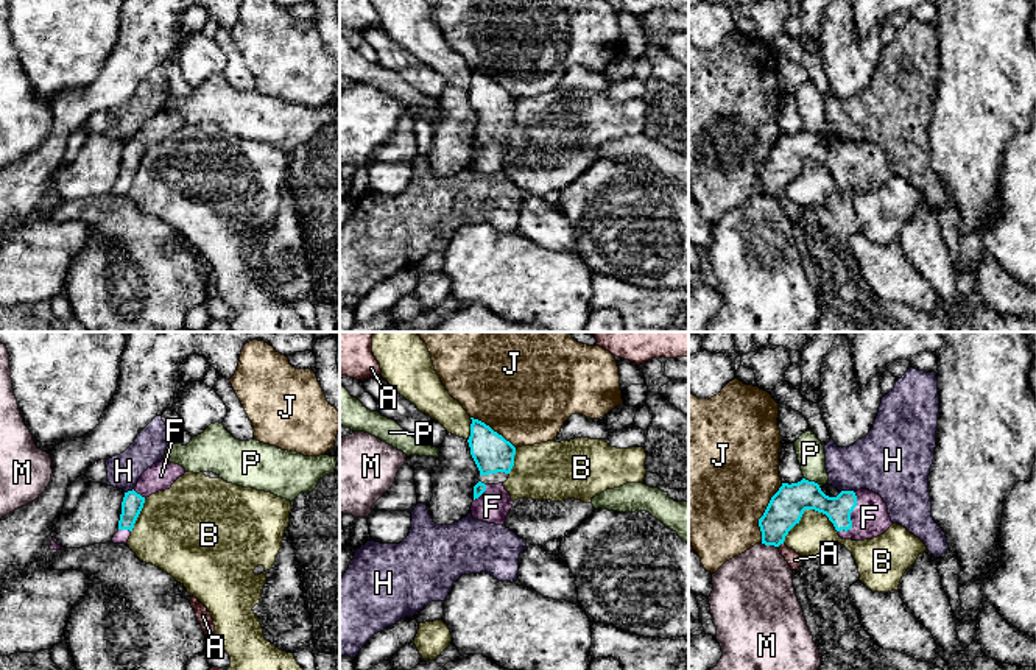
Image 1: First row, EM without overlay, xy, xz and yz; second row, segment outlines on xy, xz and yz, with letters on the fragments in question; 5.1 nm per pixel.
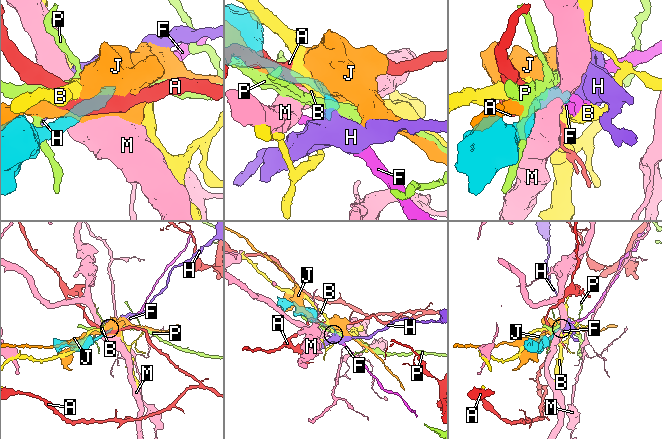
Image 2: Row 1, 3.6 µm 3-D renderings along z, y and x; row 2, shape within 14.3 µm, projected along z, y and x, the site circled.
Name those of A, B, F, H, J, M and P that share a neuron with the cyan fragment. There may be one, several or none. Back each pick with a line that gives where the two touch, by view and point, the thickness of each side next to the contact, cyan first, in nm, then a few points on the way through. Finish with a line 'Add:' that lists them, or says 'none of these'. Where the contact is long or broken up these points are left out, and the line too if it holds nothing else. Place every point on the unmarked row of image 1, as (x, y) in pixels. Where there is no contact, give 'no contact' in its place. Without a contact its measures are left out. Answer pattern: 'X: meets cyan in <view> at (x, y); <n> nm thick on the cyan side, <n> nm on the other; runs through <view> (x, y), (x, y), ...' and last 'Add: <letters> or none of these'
F: meets cyan in yz at (849, 167); 140 nm thick on the cyan side, 190 nm on the other; runs through yz (807, 145), (849, 167), (870, 169)
Add: F

